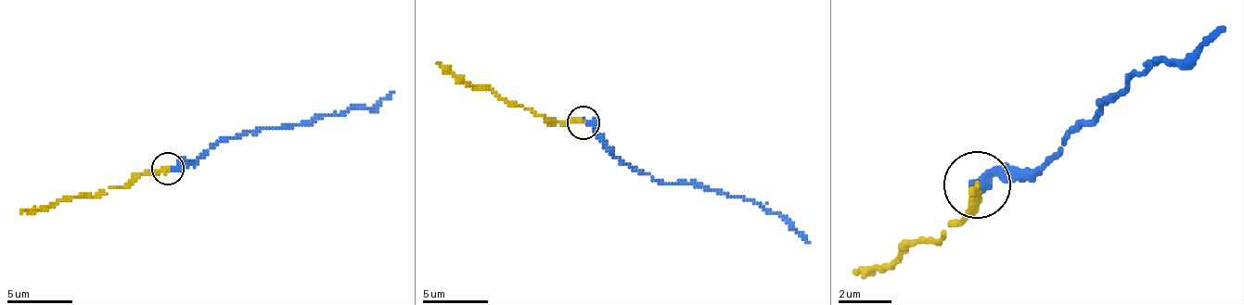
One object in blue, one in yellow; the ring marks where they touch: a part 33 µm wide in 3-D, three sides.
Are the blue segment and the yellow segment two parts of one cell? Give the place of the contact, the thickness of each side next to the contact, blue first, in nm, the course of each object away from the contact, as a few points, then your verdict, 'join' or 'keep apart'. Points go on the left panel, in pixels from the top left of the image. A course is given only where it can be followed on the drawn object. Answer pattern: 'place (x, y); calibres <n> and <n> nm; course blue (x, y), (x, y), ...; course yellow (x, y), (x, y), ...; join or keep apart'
place (167, 168); calibres 360 and 320 nm; course blue (168, 171), (178, 164), (194, 164), (221, 141), (250, 132), (345, 115), (352, 108), (374, 108), (393, 92); course yellow (168, 167), (132, 177), (93, 196), (57, 200), (21, 213); join

